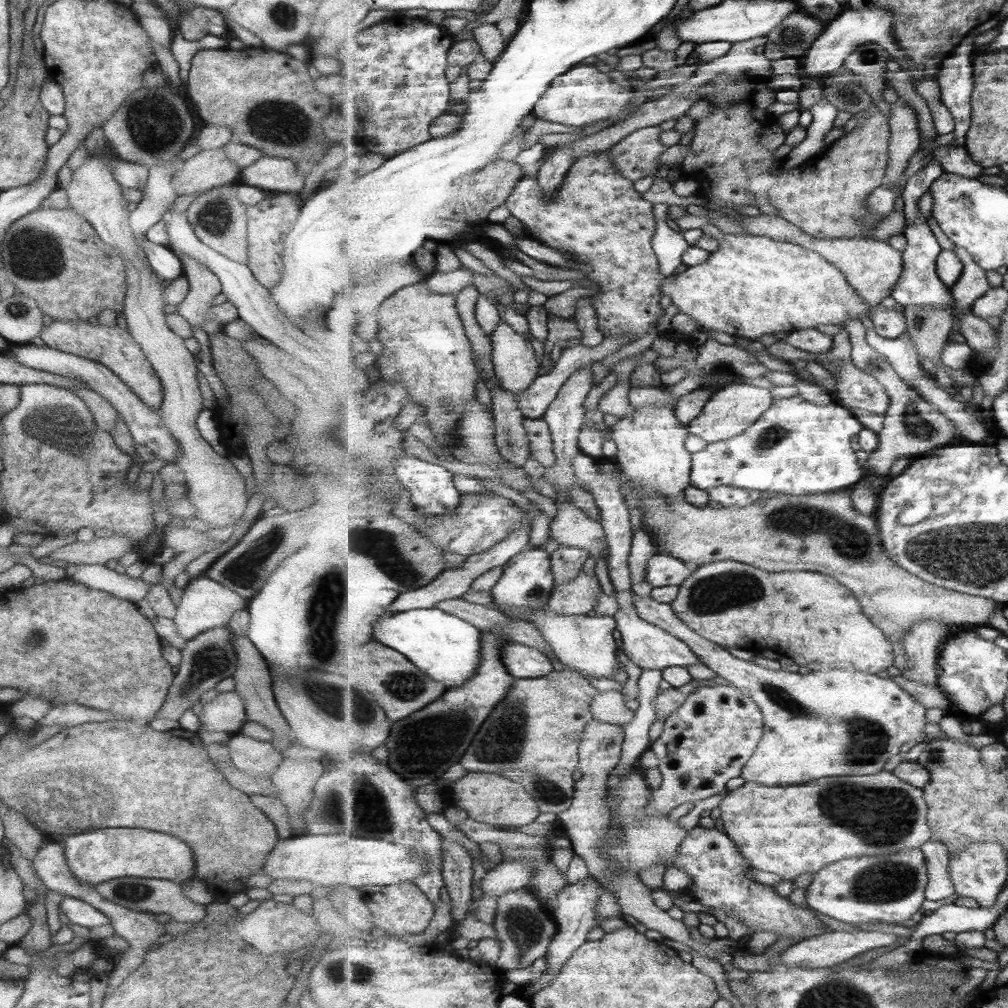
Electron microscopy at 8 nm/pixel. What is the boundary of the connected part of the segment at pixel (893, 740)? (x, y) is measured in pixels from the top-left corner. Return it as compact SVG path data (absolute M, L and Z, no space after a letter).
M634 594L635 605L640 617L652 622L666 632L685 640L692 650L701 658L701 662L714 670L719 676L732 683L732 686L746 690L754 701L763 708L765 714L765 735L744 769L743 778L746 782L757 782L768 786L791 787L809 783L816 779L829 776L875 775L884 771L890 758L898 756L902 746L912 740L929 743L932 738L926 734L928 726L928 705L920 703L916 696L907 692L892 678L882 674L872 674L856 669L833 668L828 671L814 671L800 674L787 670L770 670L757 662L736 658L726 647L700 636L688 627L678 615L673 605L664 604L659 600L642 598Z

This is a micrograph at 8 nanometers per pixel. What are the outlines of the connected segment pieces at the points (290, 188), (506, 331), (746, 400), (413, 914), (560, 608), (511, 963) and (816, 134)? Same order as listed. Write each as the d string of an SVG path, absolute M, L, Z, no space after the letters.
M260 157L239 174L238 183L258 187L269 192L296 192L303 190L305 178L298 175L296 161L286 158Z
M505 321L493 335L497 378L513 393L528 390L540 376L540 362L532 342Z
M744 381L727 384L713 395L705 404L702 414L690 423L690 432L700 436L708 444L736 438L762 419L766 412L773 407L775 399L776 397L768 388L752 386Z
M415 882L385 886L368 892L380 892L380 894L374 894L372 898L368 894L367 903L372 908L377 928L384 930L392 936L422 934L422 932L428 930L428 926L432 924L432 920L436 916L436 904Z
M582 570L582 575L576 581L566 585L556 584L550 610L560 616L587 615L599 606L602 592L596 574L590 577Z
M530 886L500 897L495 930L503 948L497 966L506 971L528 968L549 954L549 948L559 933L559 923L541 896Z
M824 98L812 107L811 113L814 119L808 130L808 139L783 160L781 168L784 170L798 168L810 162L820 151L828 148L826 138L836 130L834 124L840 110L830 100Z

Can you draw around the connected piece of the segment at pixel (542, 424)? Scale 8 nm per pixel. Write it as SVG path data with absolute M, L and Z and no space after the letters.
M525 417L525 425L528 429L531 450L544 467L553 467L558 460L555 451L555 438L552 427L546 419L531 419Z

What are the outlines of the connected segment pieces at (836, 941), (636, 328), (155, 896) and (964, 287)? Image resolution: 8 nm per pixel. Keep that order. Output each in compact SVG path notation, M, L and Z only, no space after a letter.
M830 931L824 933L822 936L815 936L808 940L796 943L790 947L783 956L783 962L788 966L801 966L802 968L826 968L828 966L836 966L856 958L862 952L868 952L873 948L880 948L881 946L890 946L896 944L900 940L896 934L882 933L879 931L855 931L842 932Z
M612 150L596 155L585 156L575 161L566 182L559 192L547 196L537 177L534 179L526 174L518 183L514 194L507 202L512 215L522 224L526 224L532 238L547 244L552 248L573 254L573 264L566 268L578 272L580 278L598 282L604 294L592 295L598 306L599 317L602 320L602 330L606 338L628 337L630 340L640 340L650 334L652 328L658 326L658 320L664 316L662 311L662 286L668 278L662 271L662 264L655 251L653 242L656 230L656 214L654 203L646 200L643 194L636 190L634 181L619 172L611 160Z
M123 876L104 882L99 882L95 889L114 904L156 914L170 914L171 920L177 923L195 923L202 921L207 915L207 905L192 902L184 896L180 883L168 879L153 879L135 876Z
M956 245L955 251L964 261L965 267L961 279L952 288L952 291L959 314L965 314L965 312L973 310L976 301L985 297L994 287L988 280L987 270L967 248Z

